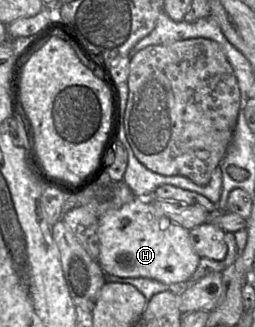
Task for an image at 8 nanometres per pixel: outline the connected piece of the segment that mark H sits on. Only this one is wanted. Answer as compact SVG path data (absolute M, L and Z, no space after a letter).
M152 197L135 198L99 217L98 239L97 262L106 275L146 277L170 286L189 280L201 259L192 246L190 230L173 222L155 208Z

